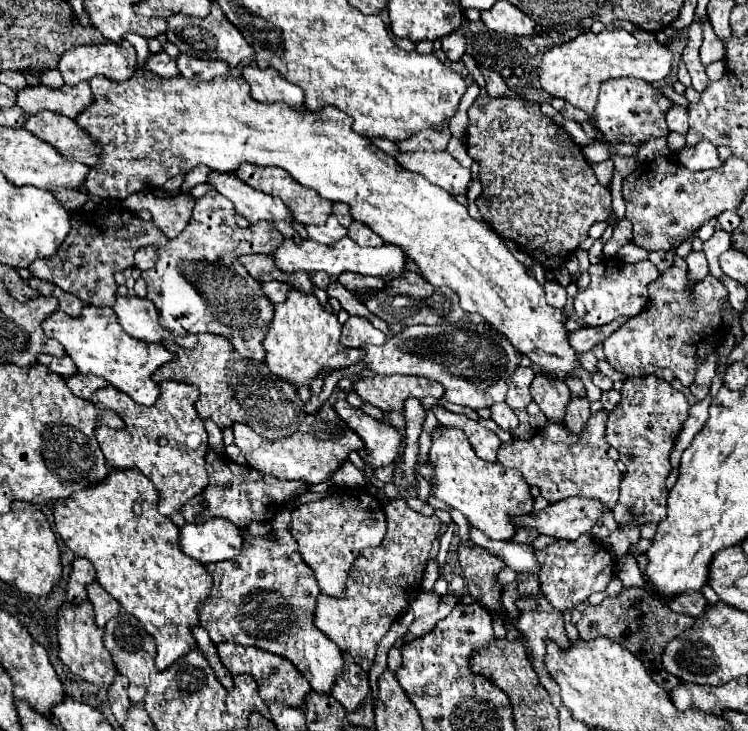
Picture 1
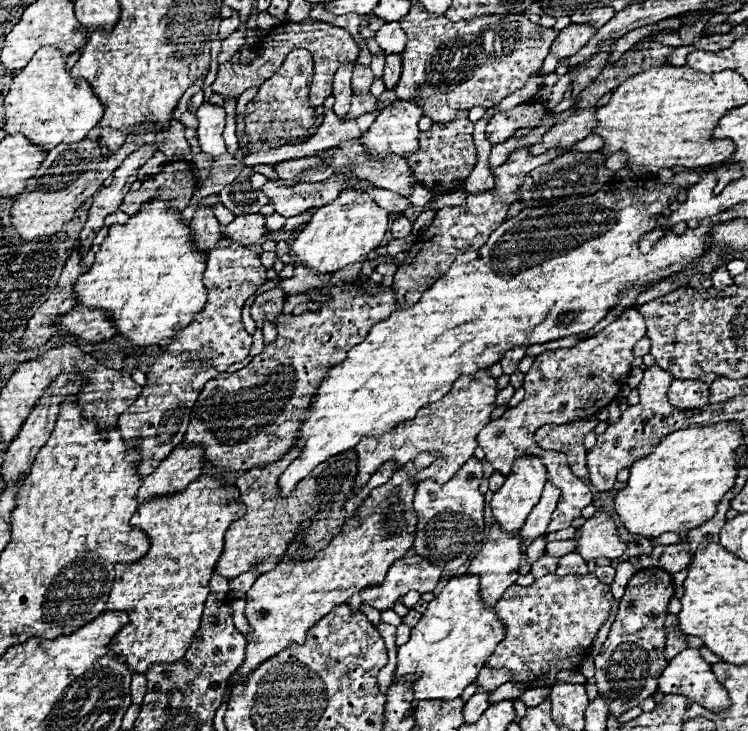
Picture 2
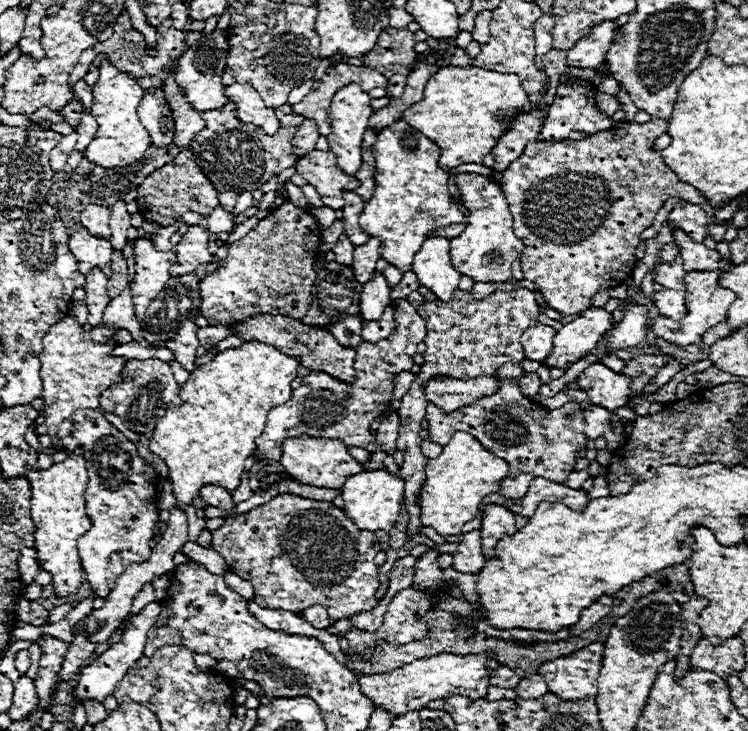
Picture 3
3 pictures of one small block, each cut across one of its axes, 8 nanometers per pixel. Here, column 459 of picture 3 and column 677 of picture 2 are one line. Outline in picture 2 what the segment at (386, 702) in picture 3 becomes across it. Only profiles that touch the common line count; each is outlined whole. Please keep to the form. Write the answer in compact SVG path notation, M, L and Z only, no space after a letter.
M686 648L686 652L680 652L668 662L658 678L658 692L682 694L710 710L720 710L730 704L728 692L718 684L710 664L704 662L694 648Z

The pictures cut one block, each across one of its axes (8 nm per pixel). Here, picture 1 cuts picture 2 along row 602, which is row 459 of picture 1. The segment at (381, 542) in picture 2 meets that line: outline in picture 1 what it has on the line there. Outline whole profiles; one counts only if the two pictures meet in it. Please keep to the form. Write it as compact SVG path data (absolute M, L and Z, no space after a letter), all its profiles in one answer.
M324 402L322 408L306 418L302 426L280 440L266 440L252 432L246 424L234 422L234 444L242 450L248 464L262 470L264 474L276 476L278 480L300 480L306 484L318 484L330 478L334 470L340 468L340 464L348 458L348 452L362 450L364 442L358 438L354 430L350 430L334 412L334 408Z

